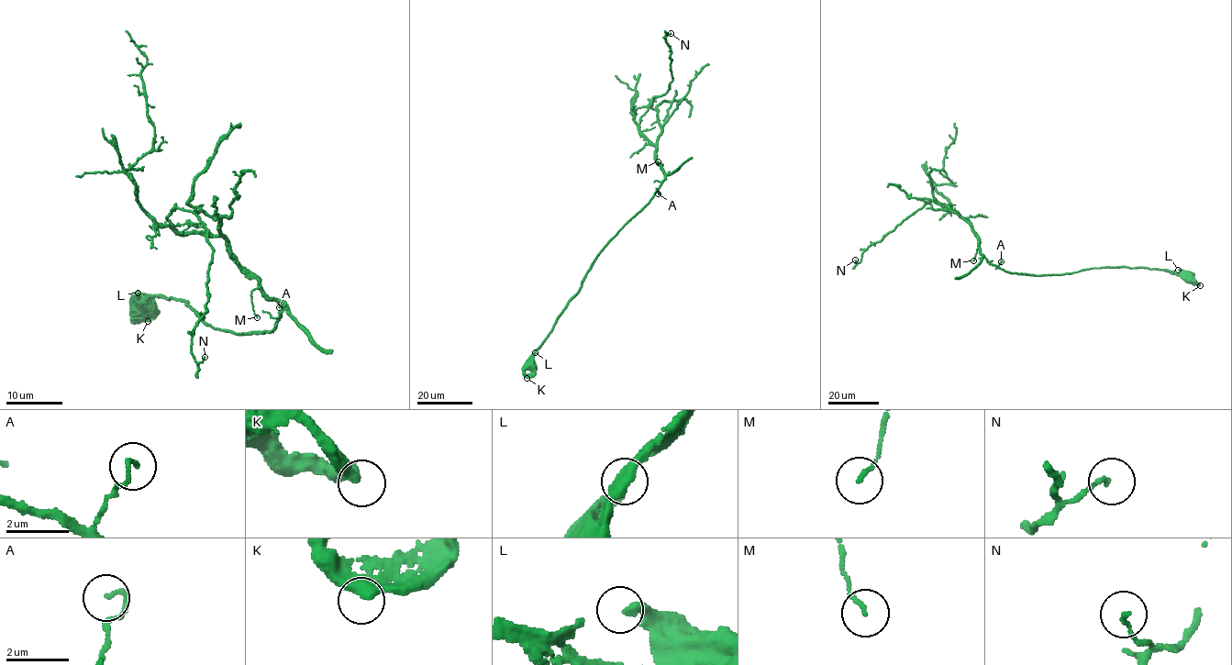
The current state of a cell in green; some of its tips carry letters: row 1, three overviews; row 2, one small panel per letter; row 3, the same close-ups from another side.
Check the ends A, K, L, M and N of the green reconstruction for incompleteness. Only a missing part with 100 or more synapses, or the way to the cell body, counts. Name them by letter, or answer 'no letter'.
no letter

